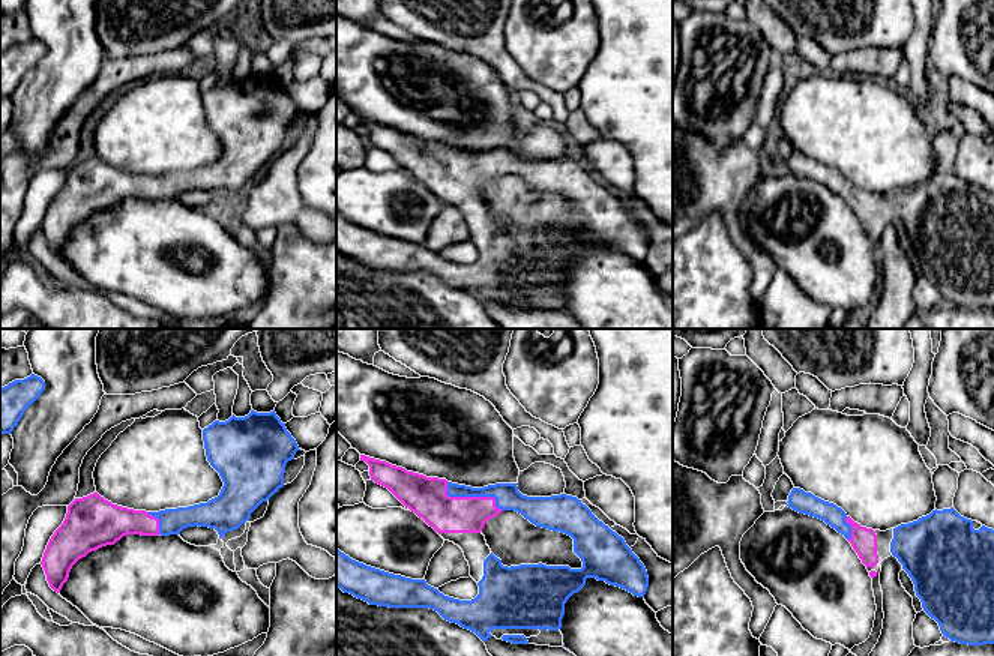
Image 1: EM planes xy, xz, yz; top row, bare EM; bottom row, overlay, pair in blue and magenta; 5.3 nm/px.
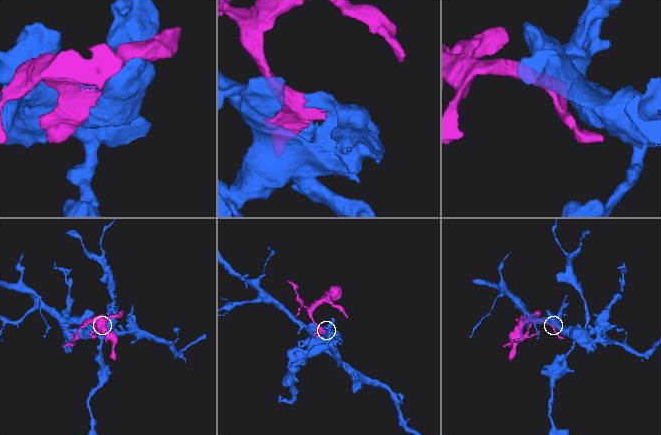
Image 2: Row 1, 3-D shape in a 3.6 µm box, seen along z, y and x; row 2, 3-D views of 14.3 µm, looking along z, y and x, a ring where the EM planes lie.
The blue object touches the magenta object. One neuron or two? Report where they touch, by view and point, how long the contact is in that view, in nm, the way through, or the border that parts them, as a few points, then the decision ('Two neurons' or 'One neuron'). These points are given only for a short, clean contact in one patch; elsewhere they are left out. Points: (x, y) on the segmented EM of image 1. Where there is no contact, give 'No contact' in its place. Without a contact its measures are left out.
Touches blue at xz (472, 496). Shared border 340 nm. One neuron

